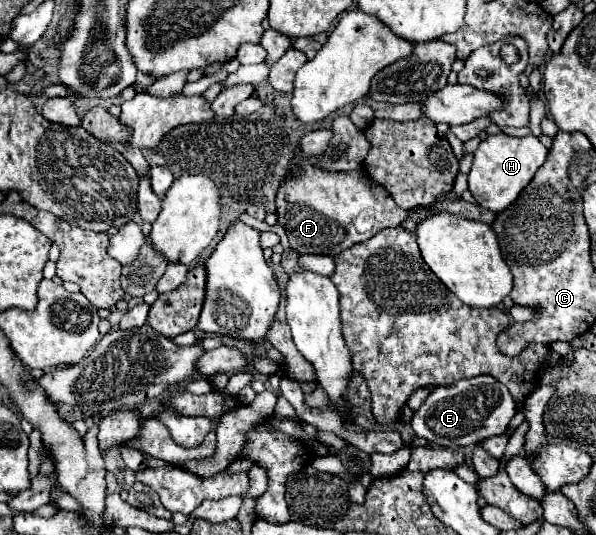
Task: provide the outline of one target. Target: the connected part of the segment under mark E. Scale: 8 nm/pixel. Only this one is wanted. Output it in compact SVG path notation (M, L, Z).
M478 375L454 385L436 387L424 405L412 417L412 429L418 437L438 447L468 447L478 445L488 437L502 435L518 411L518 403L498 379L490 375Z

